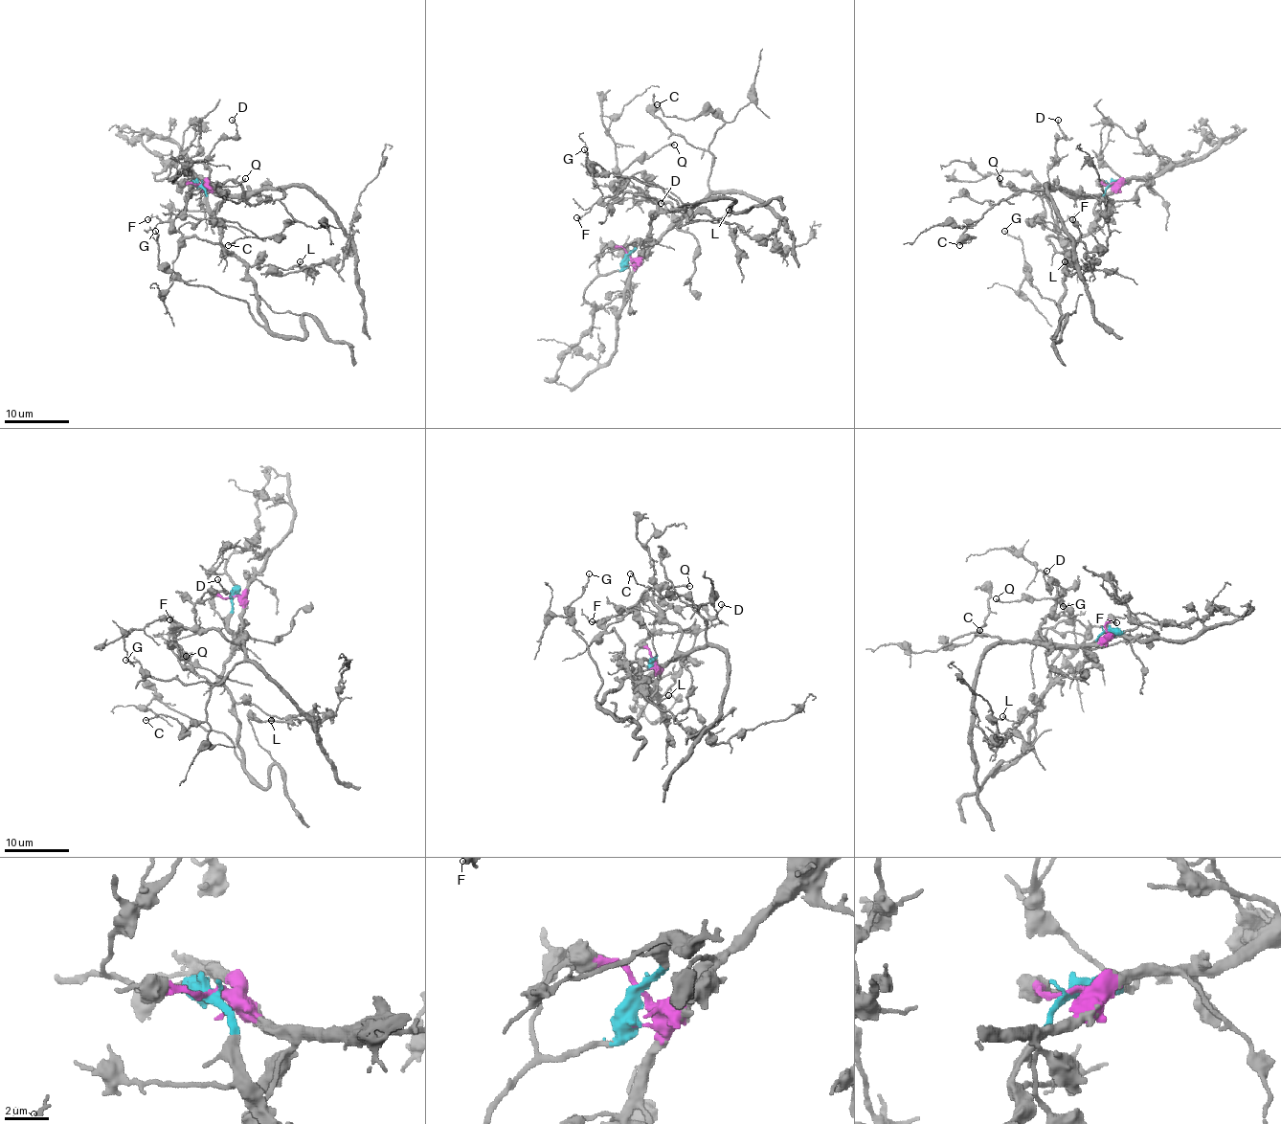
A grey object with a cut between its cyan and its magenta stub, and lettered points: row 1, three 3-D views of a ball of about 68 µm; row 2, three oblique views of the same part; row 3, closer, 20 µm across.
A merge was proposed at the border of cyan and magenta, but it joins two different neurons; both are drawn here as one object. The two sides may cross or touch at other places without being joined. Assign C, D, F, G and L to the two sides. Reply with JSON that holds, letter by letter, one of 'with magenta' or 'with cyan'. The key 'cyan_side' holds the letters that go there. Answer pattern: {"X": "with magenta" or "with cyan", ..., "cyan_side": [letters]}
{"C": "with magenta", "D": "with magenta", "F": "with cyan", "G": "with cyan", "L": "with cyan", "cyan_side": ["F", "G", "L"]}

